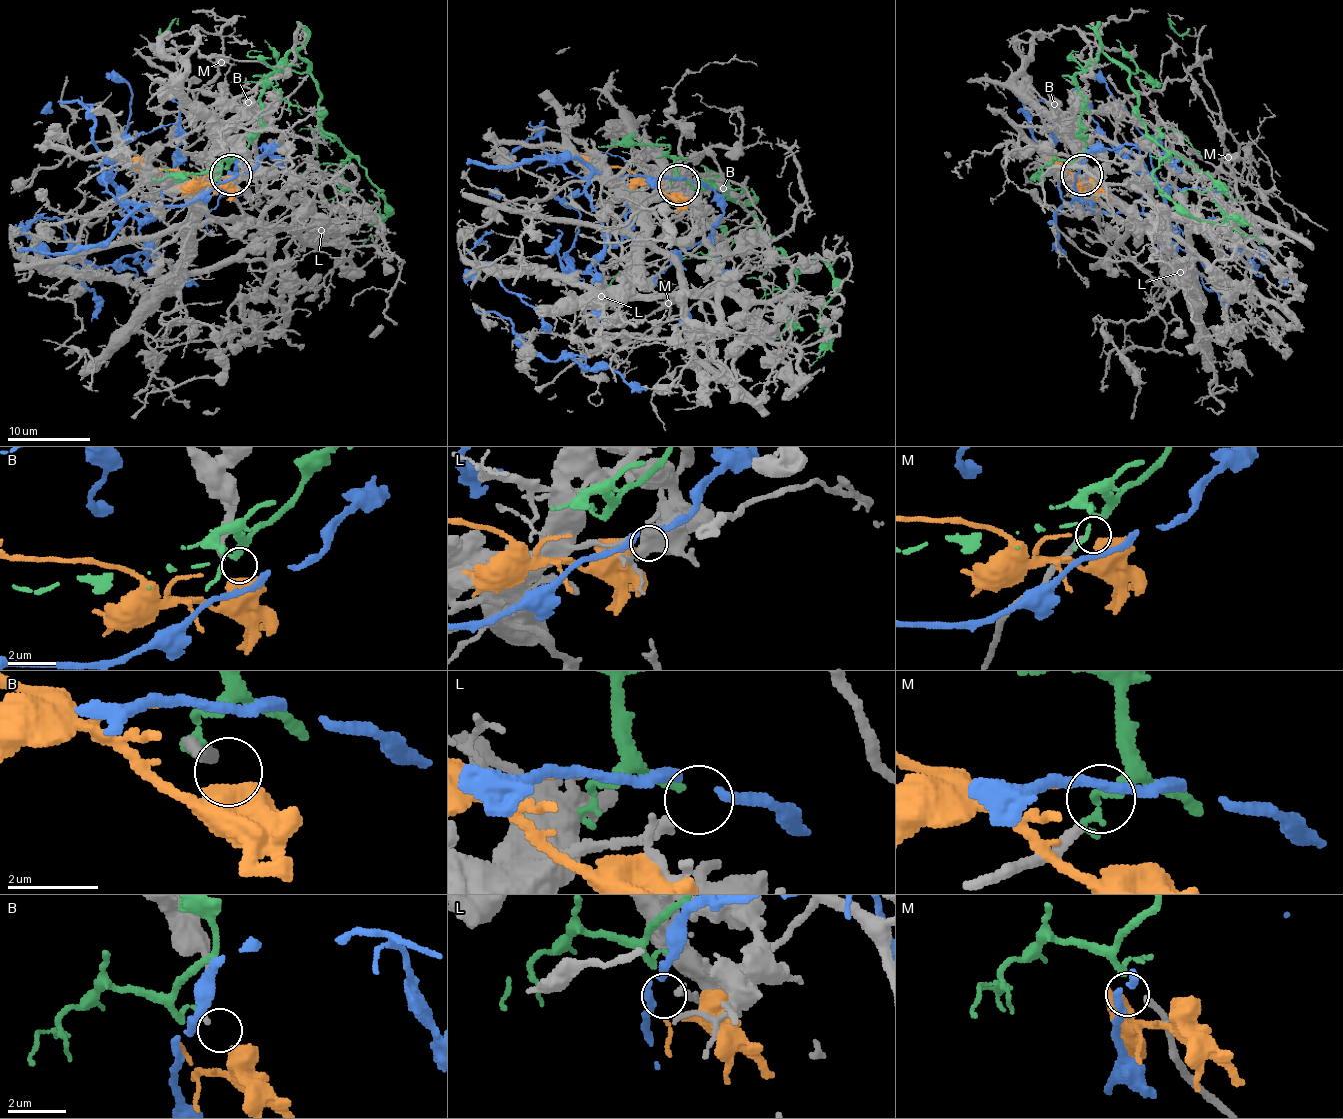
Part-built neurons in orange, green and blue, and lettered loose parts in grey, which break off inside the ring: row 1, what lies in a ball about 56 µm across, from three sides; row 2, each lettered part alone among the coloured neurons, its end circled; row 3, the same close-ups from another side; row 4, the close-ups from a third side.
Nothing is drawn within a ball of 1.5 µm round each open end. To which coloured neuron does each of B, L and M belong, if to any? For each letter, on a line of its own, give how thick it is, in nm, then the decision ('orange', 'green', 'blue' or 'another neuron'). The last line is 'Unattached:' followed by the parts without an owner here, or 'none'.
B: 280 nm | orange
L: 170 nm | another neuron
M: 240 nm | green
Unattached: L

